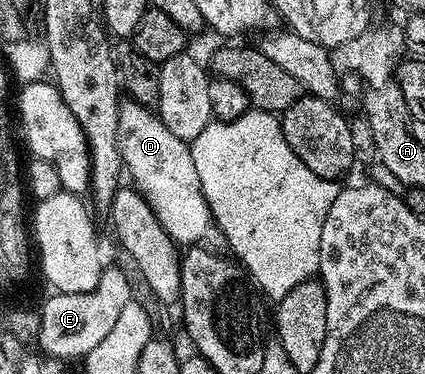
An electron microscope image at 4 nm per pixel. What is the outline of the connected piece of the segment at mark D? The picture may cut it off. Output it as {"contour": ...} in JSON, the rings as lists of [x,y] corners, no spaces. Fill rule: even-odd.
{"contour":[[[126,99],[119,104],[117,121],[117,145],[119,147],[122,164],[131,175],[131,182],[140,194],[152,207],[152,212],[157,217],[164,231],[173,239],[175,244],[189,245],[214,245],[221,240],[219,228],[216,226],[209,209],[205,195],[202,193],[201,182],[198,181],[198,173],[194,168],[191,146],[183,139],[175,137],[170,129],[166,128],[159,114],[156,114],[149,106]]]}

